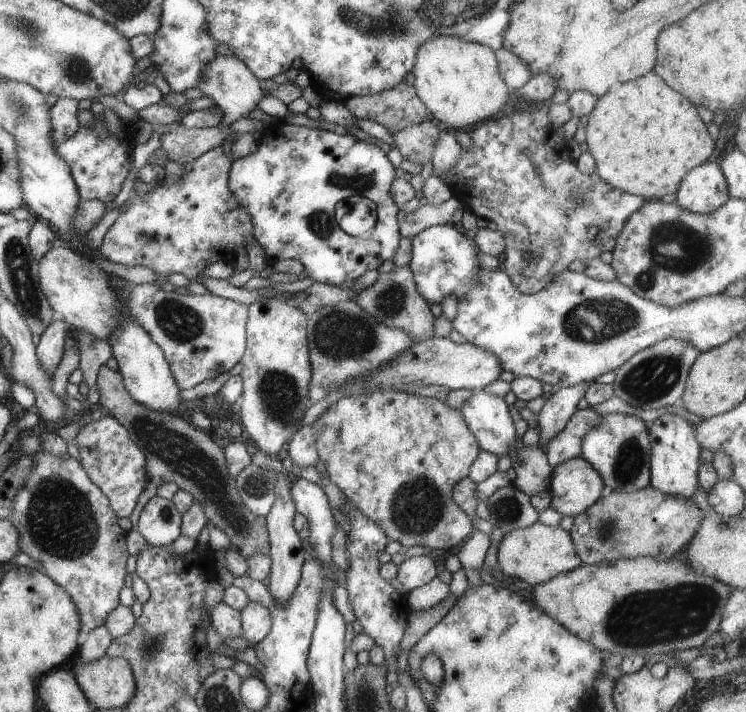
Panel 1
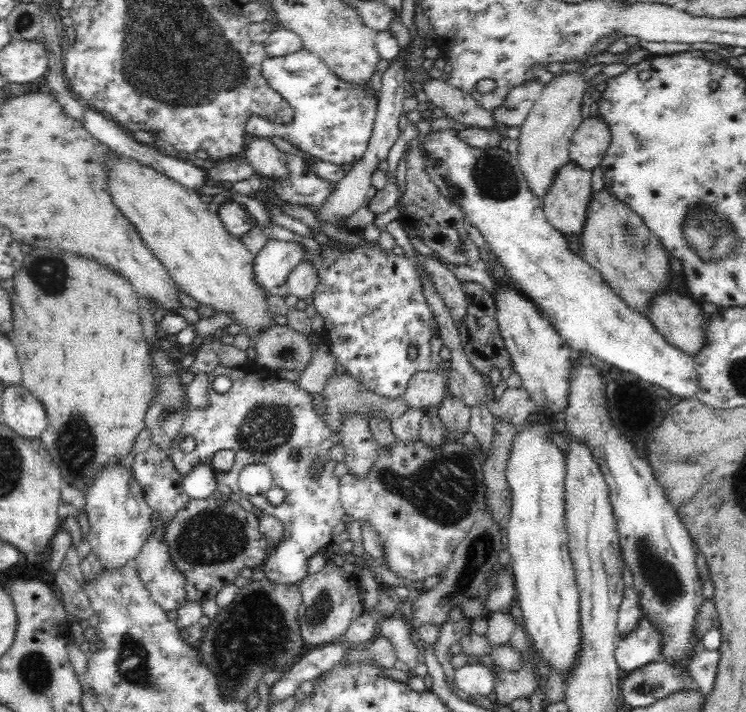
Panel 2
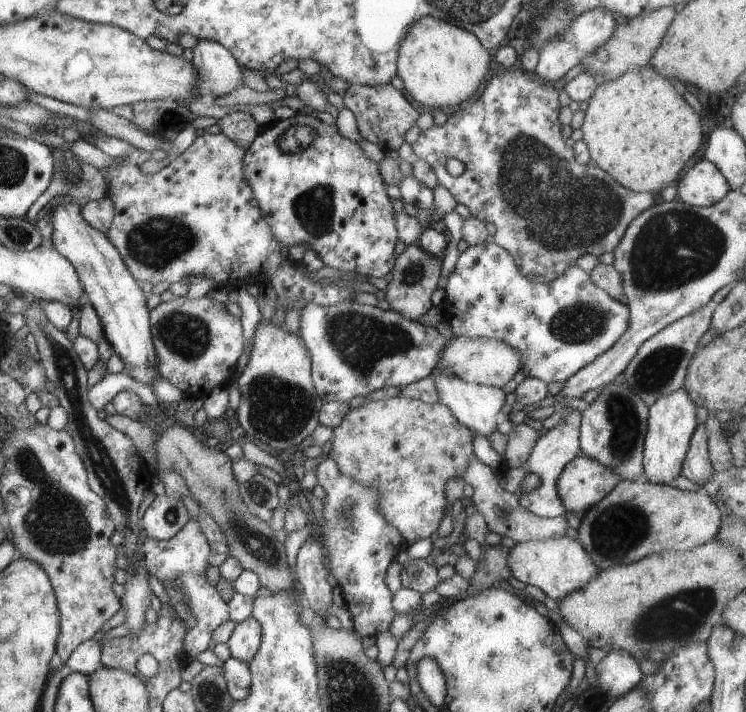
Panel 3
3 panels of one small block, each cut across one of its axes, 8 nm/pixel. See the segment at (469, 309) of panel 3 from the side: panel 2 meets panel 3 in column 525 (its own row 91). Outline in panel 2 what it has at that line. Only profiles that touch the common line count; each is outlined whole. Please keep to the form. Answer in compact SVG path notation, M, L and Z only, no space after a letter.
M306 49L286 56L267 56L262 64L262 76L266 77L266 81L272 89L280 93L292 105L294 118L288 124L276 124L272 120L266 120L263 116L252 114L245 124L245 131L249 137L282 138L293 146L293 150L304 152L307 157L316 158L338 167L342 167L344 164L353 165L363 158L377 115L377 92L368 83L354 86L354 83L340 80L340 77L317 54L308 52Z

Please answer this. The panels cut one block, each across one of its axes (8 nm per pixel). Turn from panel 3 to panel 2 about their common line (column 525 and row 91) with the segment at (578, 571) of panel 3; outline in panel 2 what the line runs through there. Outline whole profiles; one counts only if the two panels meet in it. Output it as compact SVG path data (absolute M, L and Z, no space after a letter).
M572 70L555 75L545 84L540 96L519 126L519 163L527 185L537 197L548 190L555 170L570 162L569 144L578 125L585 119L582 106L586 90L584 71Z

